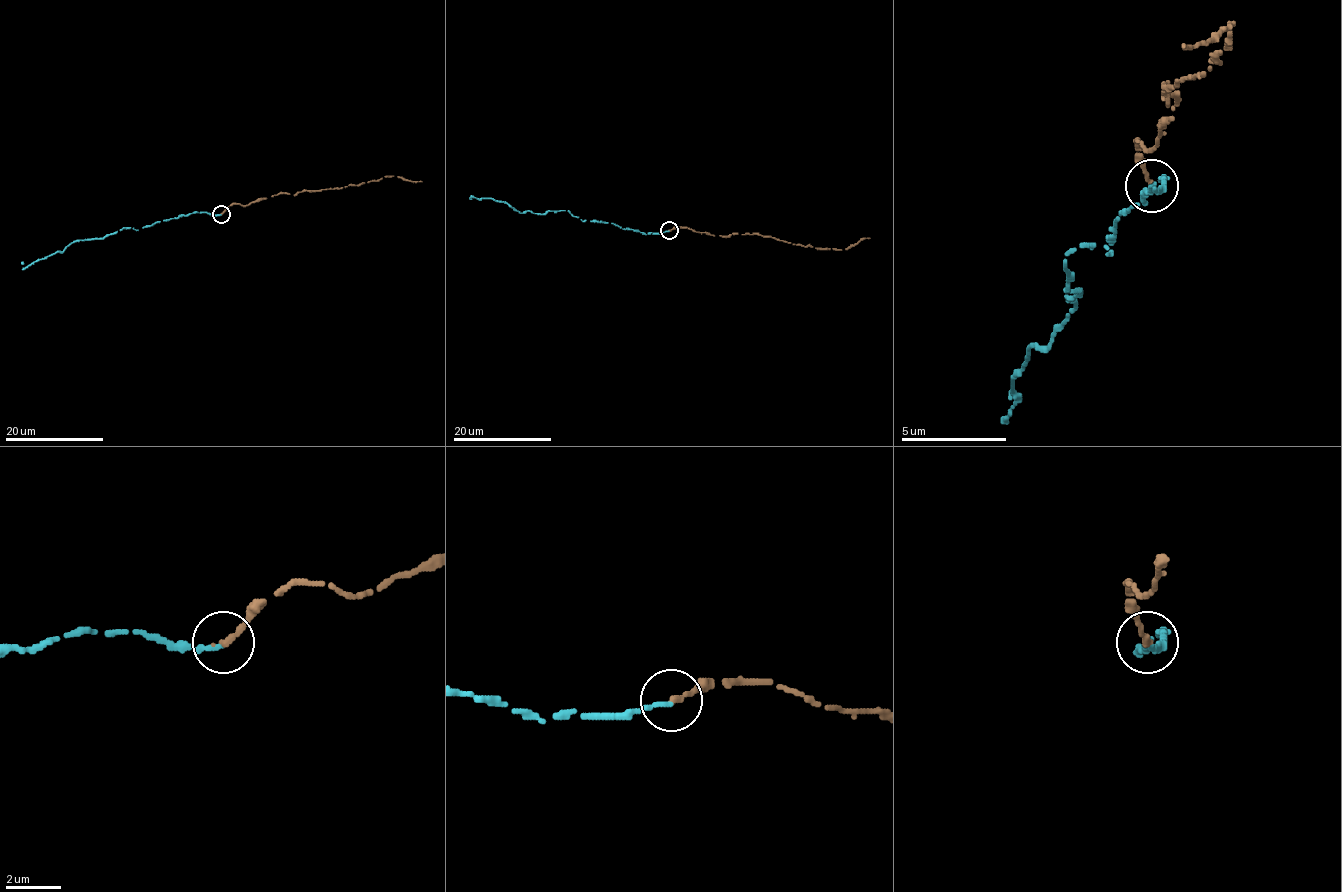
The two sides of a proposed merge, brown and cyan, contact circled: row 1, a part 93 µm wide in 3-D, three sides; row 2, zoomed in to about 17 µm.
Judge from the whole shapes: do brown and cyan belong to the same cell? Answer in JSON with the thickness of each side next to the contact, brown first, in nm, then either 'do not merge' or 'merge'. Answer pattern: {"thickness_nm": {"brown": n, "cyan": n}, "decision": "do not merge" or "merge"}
{"thickness_nm": {"brown": 280, "cyan": 170}, "decision": "merge"}

